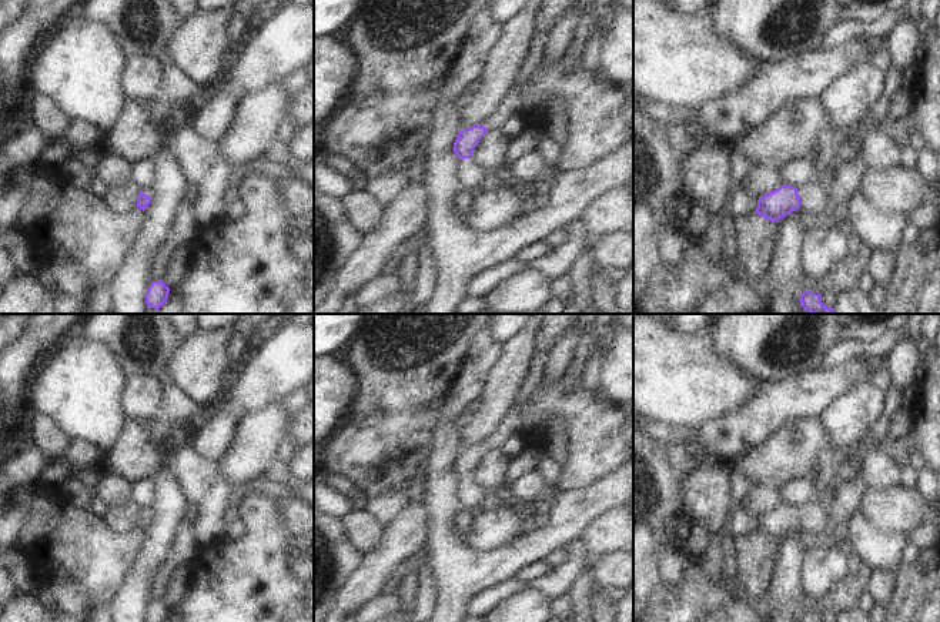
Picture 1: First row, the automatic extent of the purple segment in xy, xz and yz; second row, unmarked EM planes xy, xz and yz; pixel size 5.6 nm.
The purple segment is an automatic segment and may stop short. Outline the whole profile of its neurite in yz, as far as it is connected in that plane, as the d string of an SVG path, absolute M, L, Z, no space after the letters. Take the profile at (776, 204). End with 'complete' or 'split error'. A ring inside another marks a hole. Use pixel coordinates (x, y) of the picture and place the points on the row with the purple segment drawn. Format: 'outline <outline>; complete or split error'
outline M812 181L800 188L780 185L757 200L755 213L770 221L779 221L799 208L809 214L824 215L829 201L829 193Z; split error

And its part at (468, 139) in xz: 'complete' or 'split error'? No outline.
split error

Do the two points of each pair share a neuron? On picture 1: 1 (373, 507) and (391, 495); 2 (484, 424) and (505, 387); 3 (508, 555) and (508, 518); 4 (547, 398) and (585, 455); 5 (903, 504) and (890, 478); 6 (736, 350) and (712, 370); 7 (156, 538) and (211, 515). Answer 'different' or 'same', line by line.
1: same
2: same
3: different
4: same
5: different
6: different
7: different

